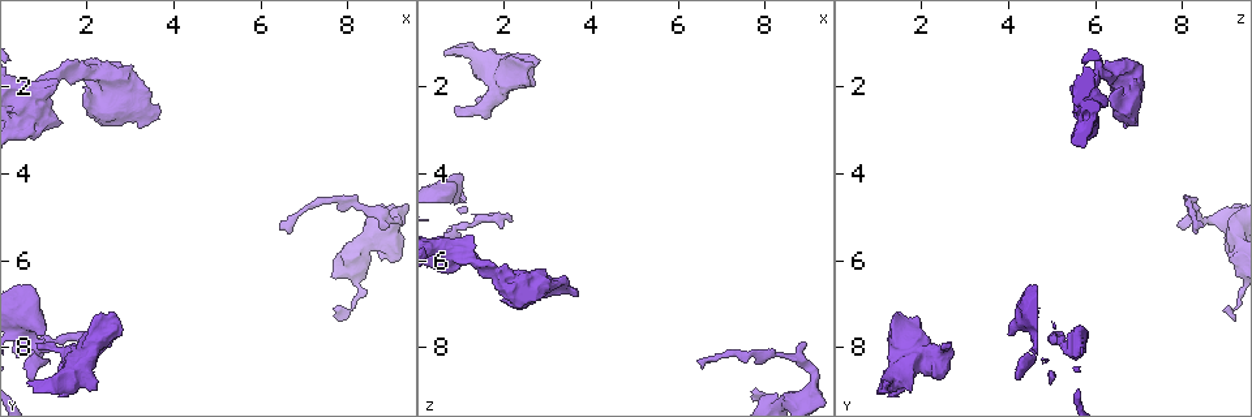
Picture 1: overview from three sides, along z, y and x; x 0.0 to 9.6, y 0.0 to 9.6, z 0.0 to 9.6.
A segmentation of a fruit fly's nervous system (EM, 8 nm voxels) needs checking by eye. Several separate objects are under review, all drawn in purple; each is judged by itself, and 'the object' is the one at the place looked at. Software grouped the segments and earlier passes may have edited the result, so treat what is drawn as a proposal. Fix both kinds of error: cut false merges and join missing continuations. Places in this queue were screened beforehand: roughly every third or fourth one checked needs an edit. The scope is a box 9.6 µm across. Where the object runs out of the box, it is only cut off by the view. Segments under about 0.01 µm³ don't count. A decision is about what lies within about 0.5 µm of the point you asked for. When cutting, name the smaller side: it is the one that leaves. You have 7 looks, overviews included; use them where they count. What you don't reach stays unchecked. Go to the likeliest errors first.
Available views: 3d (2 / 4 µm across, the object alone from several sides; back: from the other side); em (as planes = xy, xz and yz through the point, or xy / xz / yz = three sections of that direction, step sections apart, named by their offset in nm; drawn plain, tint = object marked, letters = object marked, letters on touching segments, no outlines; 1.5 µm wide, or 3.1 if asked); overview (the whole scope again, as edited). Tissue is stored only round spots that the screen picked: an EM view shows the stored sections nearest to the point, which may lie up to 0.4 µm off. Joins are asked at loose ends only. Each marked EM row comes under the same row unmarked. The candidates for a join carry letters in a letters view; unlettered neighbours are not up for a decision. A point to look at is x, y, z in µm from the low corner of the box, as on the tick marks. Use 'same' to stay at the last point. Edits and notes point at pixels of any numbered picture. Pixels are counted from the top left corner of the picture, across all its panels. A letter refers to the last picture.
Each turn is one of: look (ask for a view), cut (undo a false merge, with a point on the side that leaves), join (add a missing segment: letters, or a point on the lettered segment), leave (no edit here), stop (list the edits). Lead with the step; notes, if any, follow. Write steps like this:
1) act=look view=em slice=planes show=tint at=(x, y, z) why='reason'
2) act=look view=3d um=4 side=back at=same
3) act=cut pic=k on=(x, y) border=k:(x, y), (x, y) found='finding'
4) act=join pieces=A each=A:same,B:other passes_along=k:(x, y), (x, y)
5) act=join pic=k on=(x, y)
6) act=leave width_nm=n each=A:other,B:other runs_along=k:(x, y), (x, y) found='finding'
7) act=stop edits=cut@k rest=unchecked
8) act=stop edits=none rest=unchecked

act=look view=em slice=yz step=4 show=letters at=(2.55, 7.15, 1.50) why='branch stops here'

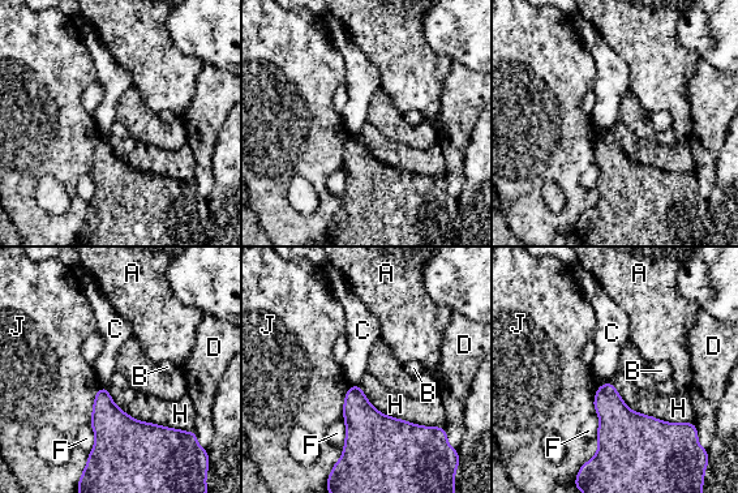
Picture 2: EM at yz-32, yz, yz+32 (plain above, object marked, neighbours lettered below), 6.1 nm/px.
act=look view=em slice=xy step=4 show=letters at=same

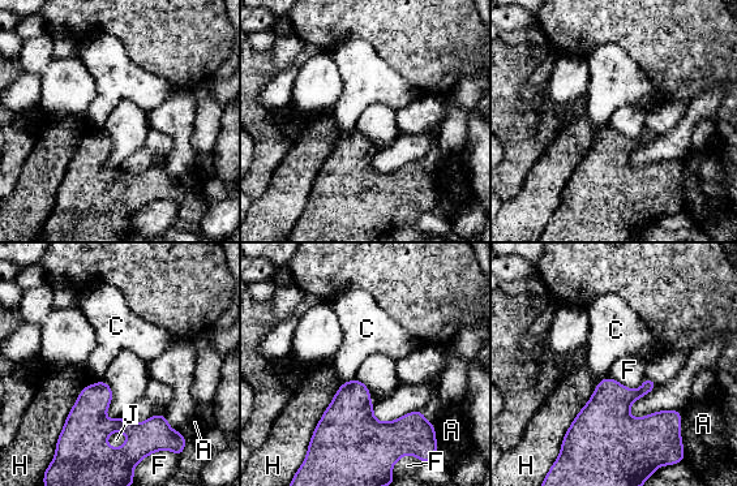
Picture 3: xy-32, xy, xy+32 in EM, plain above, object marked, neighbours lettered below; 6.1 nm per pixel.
act=leave each=A:other,C:other,F:other,H:other,J:other border=3:(680, 413), (680, 439), (684, 447) found='no lettered segment goes on from it'

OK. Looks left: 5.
act=look view=em slice=planes show=letters at=(6.60, 5.15, 8.55) why='free end'

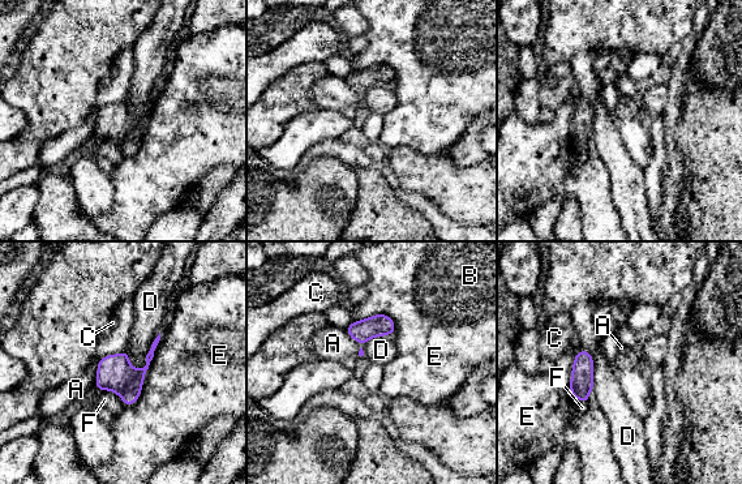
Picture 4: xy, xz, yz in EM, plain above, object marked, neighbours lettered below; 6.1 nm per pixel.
act=leave each=A:other,B:other,C:other,D:other,E:other,F:other border=4:(98, 365), (95, 389) found='none of them fits'

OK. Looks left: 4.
act=look view=3d um=2 at=(0.80, 7.95, 2.55) why='branch stops here'

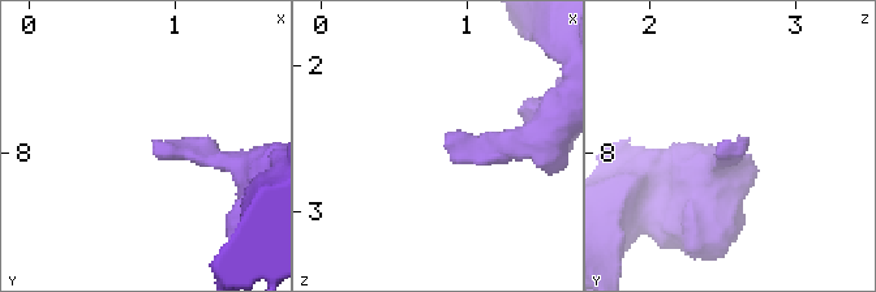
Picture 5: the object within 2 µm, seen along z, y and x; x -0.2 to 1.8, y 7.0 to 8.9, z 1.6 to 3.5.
act=look view=em slice=planes show=tint at=(0.86, 7.94, 2.56) why='now the EM'

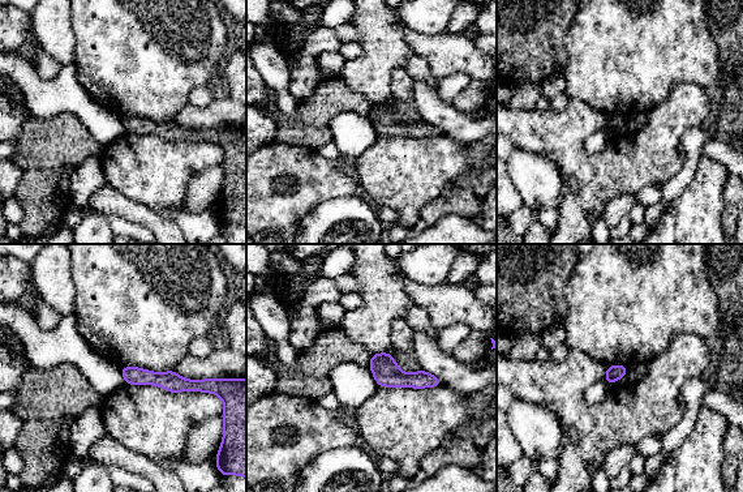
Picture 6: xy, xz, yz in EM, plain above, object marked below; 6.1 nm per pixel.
act=look view=em slice=planes show=letters at=same why='see the neighbours'

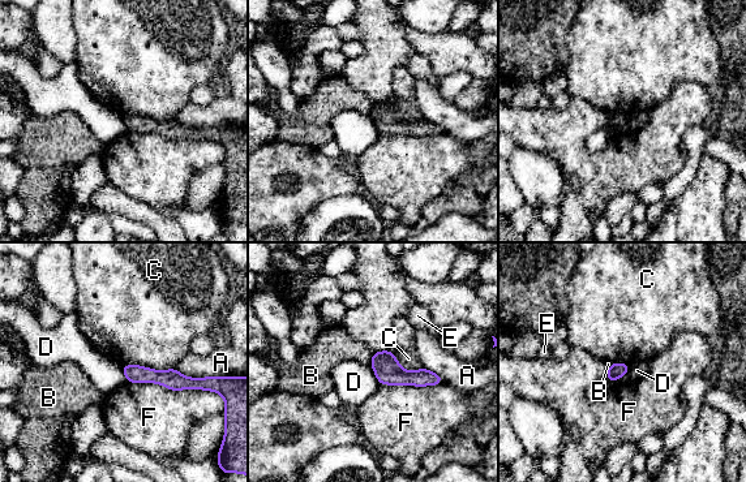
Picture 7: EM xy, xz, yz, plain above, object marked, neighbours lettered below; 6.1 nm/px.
act=leave longest_contact=F:500nm each=A:other,B:other,C:other,D:other,E:other,F:other runs_along=7:(125, 368), (176, 382), (200, 382) found='no lettered segment goes on from it'

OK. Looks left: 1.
act=stop edits=none rest=unchecked

